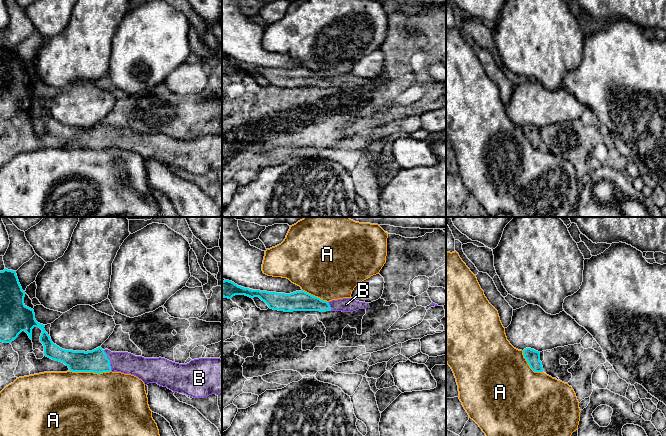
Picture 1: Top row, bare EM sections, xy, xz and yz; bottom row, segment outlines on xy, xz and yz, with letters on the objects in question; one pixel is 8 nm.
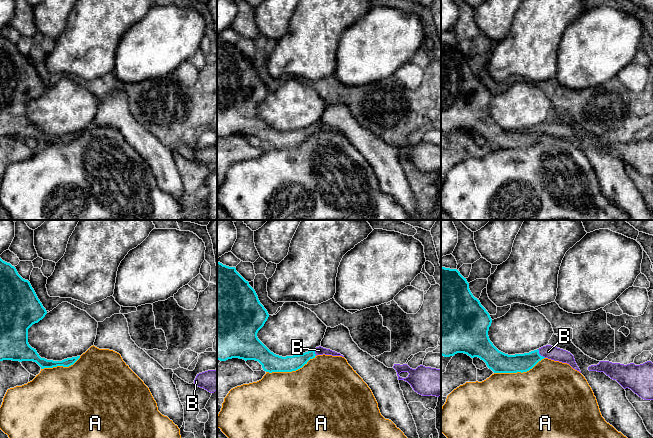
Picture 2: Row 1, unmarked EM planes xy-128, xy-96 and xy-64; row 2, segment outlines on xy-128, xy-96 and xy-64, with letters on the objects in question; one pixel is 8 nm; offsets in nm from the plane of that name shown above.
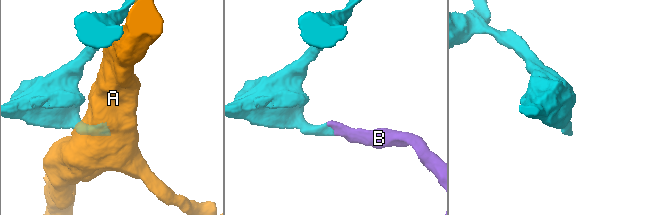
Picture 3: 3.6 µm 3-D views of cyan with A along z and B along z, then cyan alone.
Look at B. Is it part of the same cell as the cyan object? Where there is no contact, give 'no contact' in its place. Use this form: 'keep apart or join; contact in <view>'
join; contact in xy

